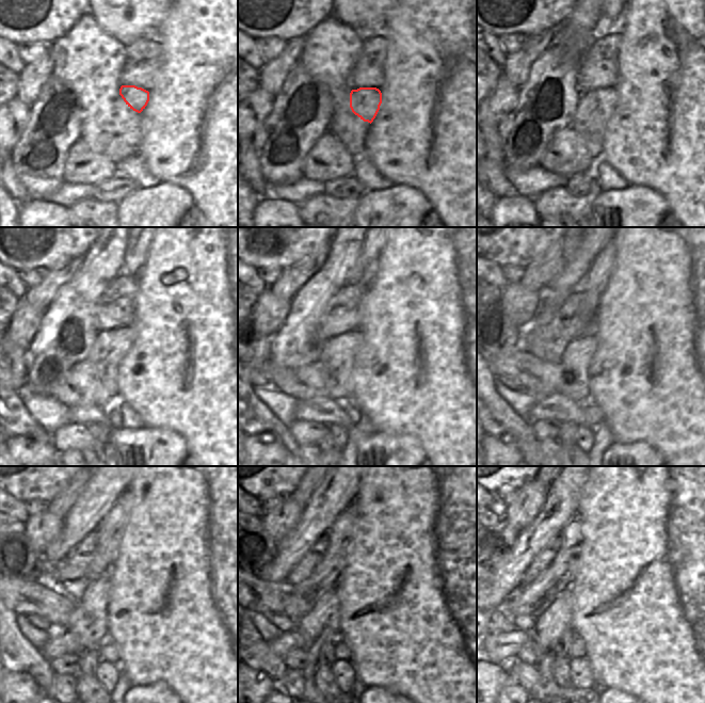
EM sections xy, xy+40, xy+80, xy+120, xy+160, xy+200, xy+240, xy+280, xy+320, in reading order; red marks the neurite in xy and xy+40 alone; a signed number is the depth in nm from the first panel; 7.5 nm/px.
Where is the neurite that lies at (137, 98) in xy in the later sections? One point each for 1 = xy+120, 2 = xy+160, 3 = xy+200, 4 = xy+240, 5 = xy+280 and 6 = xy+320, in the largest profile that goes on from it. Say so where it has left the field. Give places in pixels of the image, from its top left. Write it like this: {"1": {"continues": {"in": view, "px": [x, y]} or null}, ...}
{"1": {"continues": {"in": "xy+120", "px": [110, 347]}}, "2": {"continues": {"in": "xy+160", "px": [338, 355]}}, "3": {"continues": {"in": "xy+200", "px": [577, 356]}}, "4": {"continues": {"in": "xy+240", "px": [92, 625]}}, "5": {"continues": {"in": "xy+280", "px": [325, 625]}}, "6": {"continues": {"in": "xy+320", "px": [562, 621]}}}

